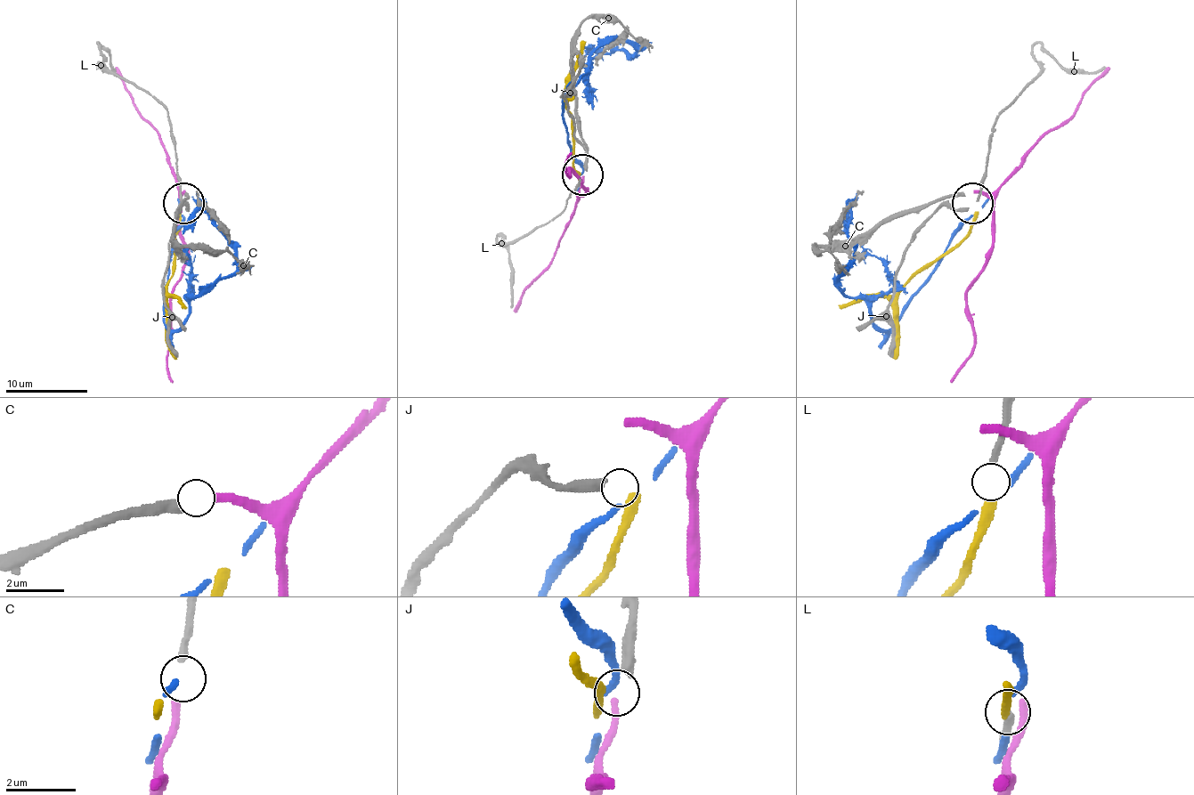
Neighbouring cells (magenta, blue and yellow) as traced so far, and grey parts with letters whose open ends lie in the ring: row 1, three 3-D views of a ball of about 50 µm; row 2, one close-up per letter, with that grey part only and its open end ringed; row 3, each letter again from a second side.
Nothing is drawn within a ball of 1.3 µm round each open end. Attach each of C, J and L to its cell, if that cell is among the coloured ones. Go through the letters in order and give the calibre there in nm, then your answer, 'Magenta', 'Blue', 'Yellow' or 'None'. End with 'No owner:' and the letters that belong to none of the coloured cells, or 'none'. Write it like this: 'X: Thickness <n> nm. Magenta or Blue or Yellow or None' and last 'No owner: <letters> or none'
C: Thickness 280 nm. Magenta
J: Thickness 320 nm. None
L: Thickness 220 nm. Yellow
No owner: J

